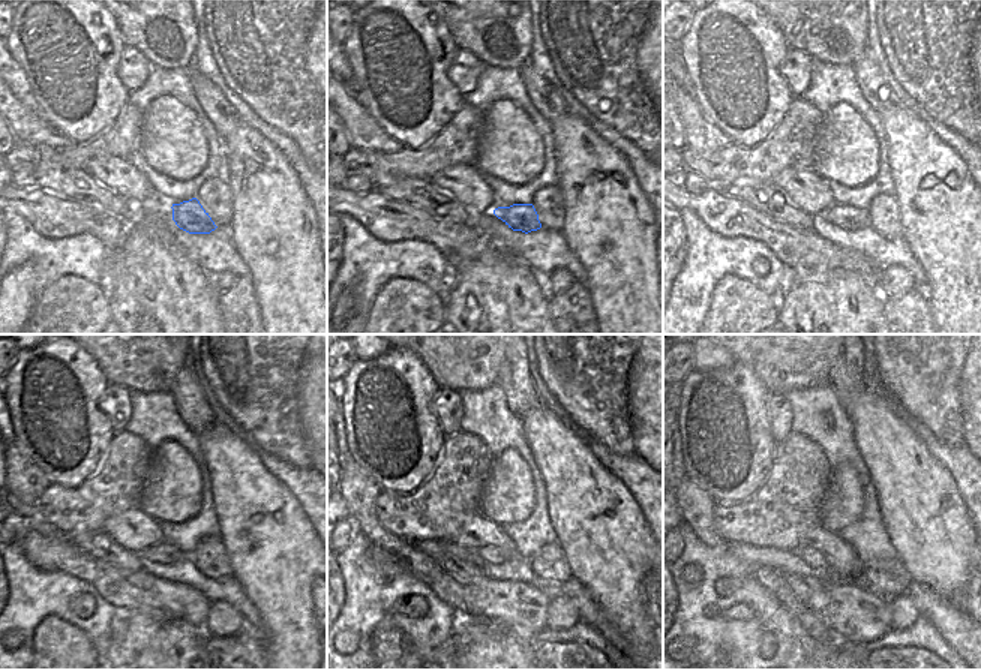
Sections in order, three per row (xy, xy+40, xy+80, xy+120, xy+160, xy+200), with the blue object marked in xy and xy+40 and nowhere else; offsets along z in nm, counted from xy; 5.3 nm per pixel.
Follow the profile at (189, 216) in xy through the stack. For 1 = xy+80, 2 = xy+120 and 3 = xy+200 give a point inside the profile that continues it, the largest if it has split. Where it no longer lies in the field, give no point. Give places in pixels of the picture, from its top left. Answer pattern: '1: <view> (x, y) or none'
1: xy+80 (848, 218)
2: xy+120 (164, 552)
3: xy+200 (812, 556)

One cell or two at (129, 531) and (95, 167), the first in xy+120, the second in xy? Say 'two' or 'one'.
one

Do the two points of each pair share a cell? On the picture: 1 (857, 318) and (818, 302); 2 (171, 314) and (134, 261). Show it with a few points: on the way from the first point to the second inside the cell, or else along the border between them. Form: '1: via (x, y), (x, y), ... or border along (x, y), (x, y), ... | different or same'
1: via (848, 318), (834, 318), (827, 311) | same
2: via (162, 300), (156, 284), (147, 275) | same

